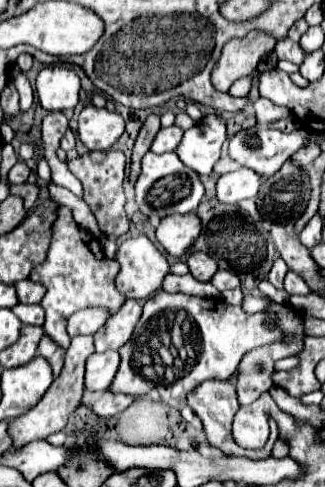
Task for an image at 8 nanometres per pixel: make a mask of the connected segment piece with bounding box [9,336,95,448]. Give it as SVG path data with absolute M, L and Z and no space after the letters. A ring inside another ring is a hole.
M75 336L71 338L71 344L65 354L65 366L61 374L53 380L51 388L45 392L45 396L39 400L37 406L33 406L23 416L15 418L9 426L9 436L13 438L15 448L21 448L33 440L45 440L49 434L55 434L65 428L69 416L75 412L75 408L81 404L83 392L85 392L85 360L95 352L93 348L93 336Z

